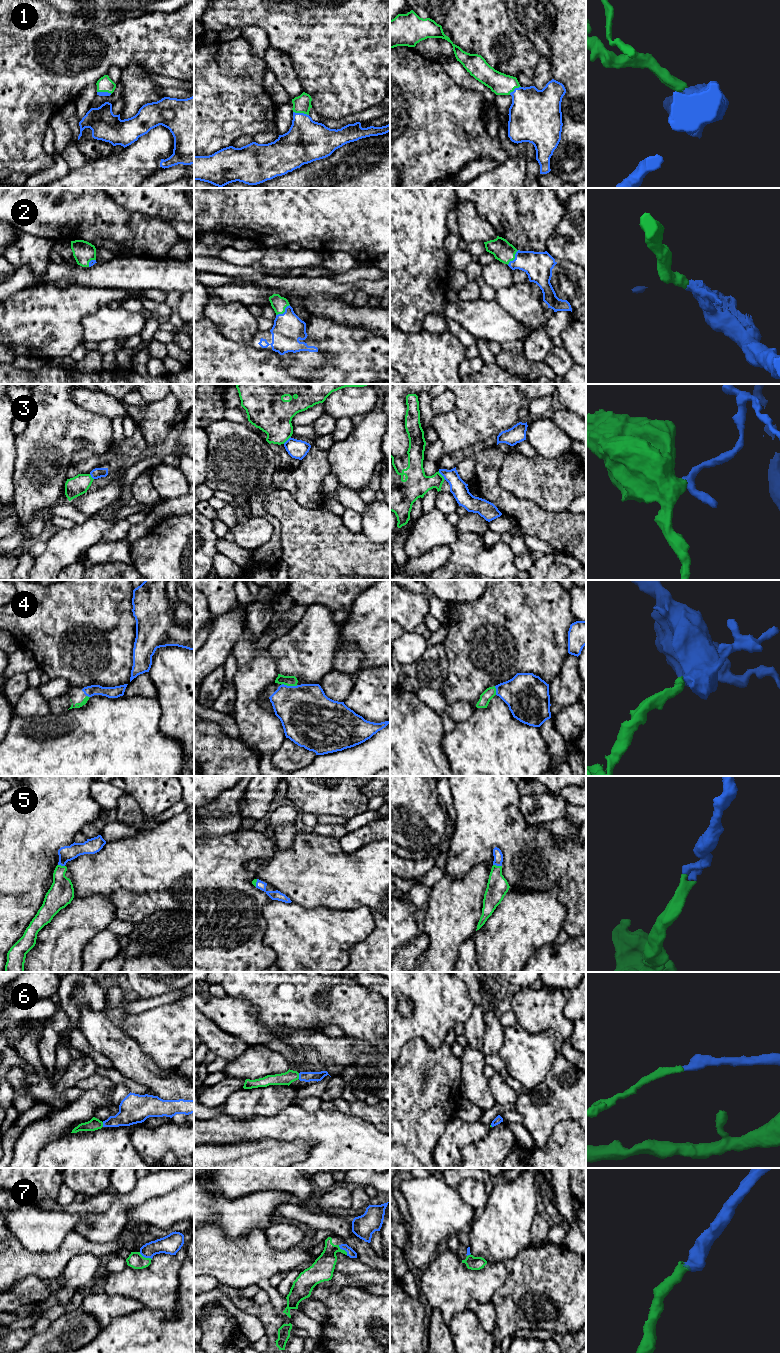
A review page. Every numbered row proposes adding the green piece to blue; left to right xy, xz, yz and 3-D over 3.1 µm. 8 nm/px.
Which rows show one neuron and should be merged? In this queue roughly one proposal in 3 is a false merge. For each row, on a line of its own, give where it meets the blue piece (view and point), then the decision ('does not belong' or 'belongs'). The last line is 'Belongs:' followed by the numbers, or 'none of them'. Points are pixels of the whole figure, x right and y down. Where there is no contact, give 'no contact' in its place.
1: xz (301, 113) | belongs
2: xz (284, 312) | belongs
3: yz (441, 474) | does not belong
4: xz (289, 686) | belongs
5: yz (497, 865) | belongs
6: xz (299, 1076) | belongs
7: xy (145, 1257) | belongs
Belongs: 1, 2, 4, 5, 6, 7

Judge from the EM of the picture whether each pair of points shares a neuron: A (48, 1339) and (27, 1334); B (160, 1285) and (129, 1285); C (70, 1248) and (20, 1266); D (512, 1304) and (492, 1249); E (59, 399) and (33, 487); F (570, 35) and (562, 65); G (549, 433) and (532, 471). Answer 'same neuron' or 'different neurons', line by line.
A: different neurons
B: same neuron
C: same neuron
D: different neurons
E: same neuron
F: same neuron
G: different neurons

